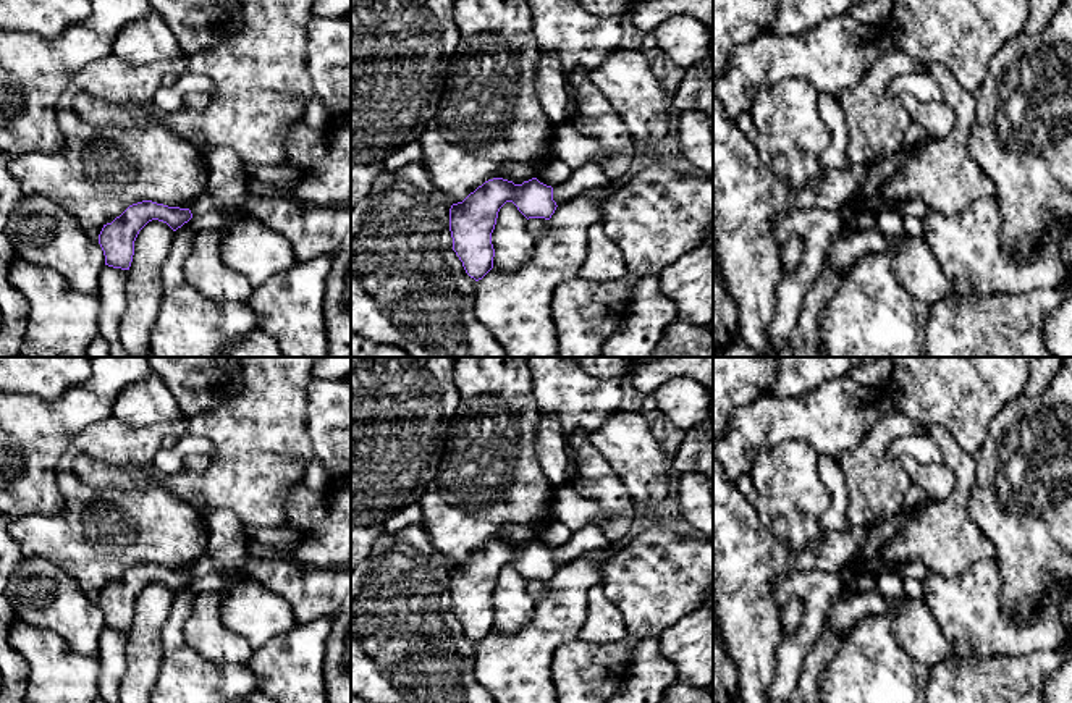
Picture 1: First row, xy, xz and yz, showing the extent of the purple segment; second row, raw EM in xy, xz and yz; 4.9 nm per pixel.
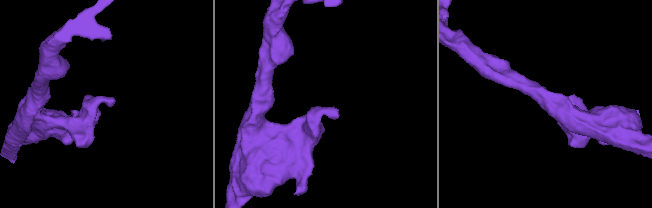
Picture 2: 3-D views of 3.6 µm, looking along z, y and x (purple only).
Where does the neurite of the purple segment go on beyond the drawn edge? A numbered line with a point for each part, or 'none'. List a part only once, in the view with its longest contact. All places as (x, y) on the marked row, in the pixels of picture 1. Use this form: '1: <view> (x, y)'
none

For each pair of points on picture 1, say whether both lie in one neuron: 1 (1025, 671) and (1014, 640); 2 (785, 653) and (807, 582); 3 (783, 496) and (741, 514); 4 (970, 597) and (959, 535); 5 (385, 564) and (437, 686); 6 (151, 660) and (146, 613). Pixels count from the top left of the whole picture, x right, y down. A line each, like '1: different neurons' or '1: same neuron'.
1: different neurons
2: same neuron
3: different neurons
4: different neurons
5: same neuron
6: same neuron

